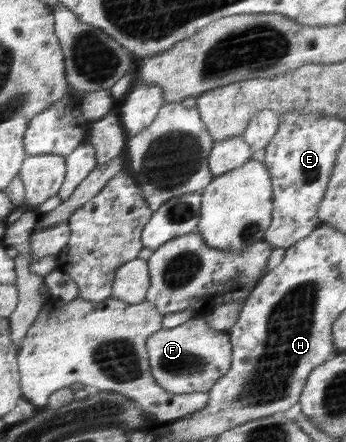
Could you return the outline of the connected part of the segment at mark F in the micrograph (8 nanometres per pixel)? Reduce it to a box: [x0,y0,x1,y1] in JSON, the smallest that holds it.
[147,317,234,394]

